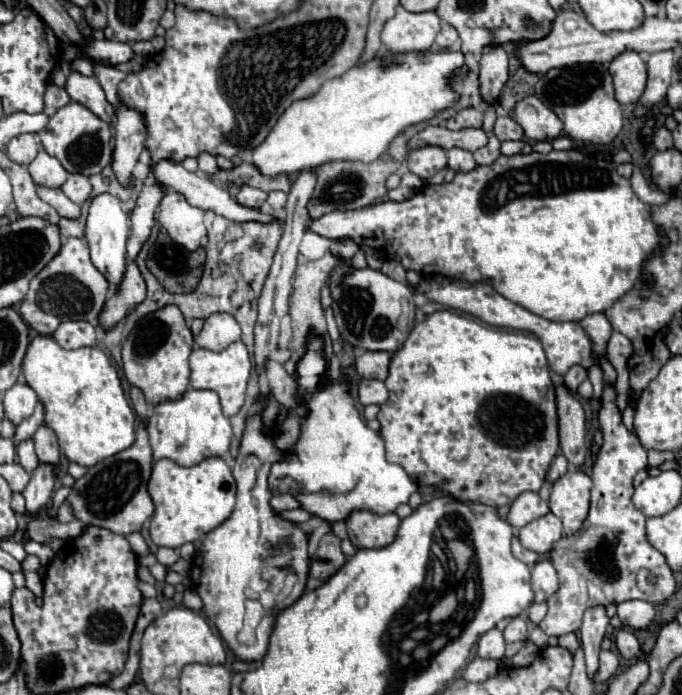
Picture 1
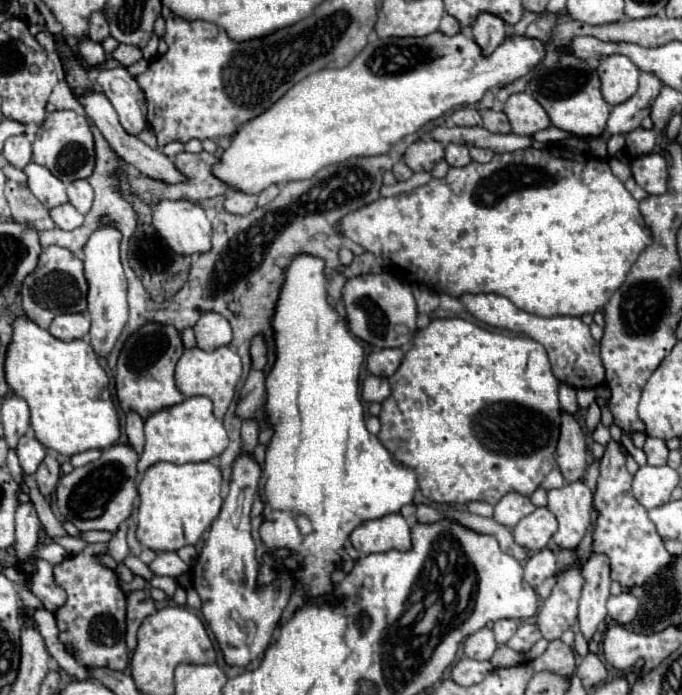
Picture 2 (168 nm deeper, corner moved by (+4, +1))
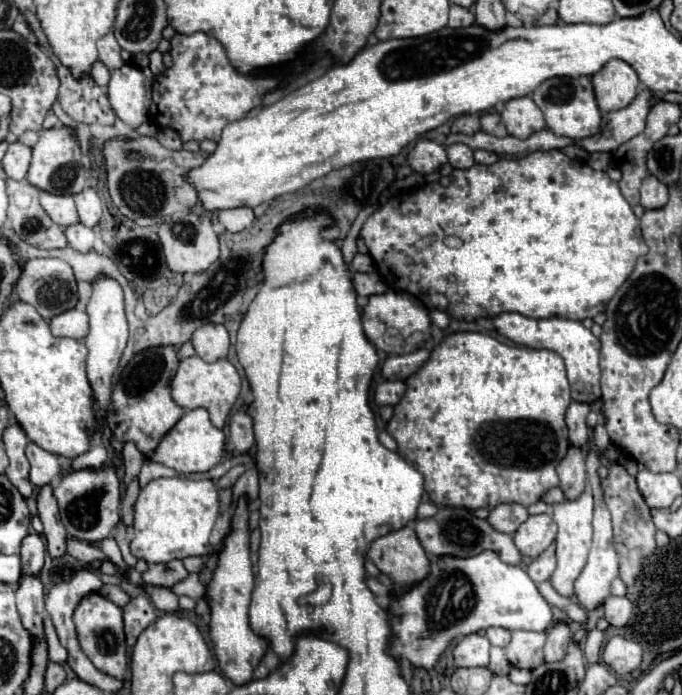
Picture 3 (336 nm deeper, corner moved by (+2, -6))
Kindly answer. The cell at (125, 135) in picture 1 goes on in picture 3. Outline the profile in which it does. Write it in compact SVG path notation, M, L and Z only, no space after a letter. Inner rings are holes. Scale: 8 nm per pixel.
M123 64L111 72L109 80L109 102L117 118L137 130L149 120L151 106L151 82L145 74L131 66Z

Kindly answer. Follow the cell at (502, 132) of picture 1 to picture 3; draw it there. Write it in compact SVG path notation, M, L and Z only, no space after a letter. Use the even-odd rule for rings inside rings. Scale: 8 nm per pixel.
M487 112L481 116L481 130L487 134L493 134L493 136L507 136L507 130L497 112Z

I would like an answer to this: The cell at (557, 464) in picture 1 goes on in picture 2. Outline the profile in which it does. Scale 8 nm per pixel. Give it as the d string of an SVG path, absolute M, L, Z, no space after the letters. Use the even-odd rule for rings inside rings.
M553 469L547 477L545 477L545 481L541 483L541 487L543 489L559 489L559 487L563 487L565 485L565 479L563 479L563 475L561 475L561 471L559 469Z

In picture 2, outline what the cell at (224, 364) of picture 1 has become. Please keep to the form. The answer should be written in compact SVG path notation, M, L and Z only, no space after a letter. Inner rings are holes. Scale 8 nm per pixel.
M199 347L187 349L181 355L181 359L177 361L177 367L175 367L175 385L177 385L177 389L185 397L195 397L195 395L209 397L213 401L213 415L217 419L223 419L229 403L233 401L235 387L237 387L239 379L241 379L241 359L229 347L219 347L211 353L199 349Z

